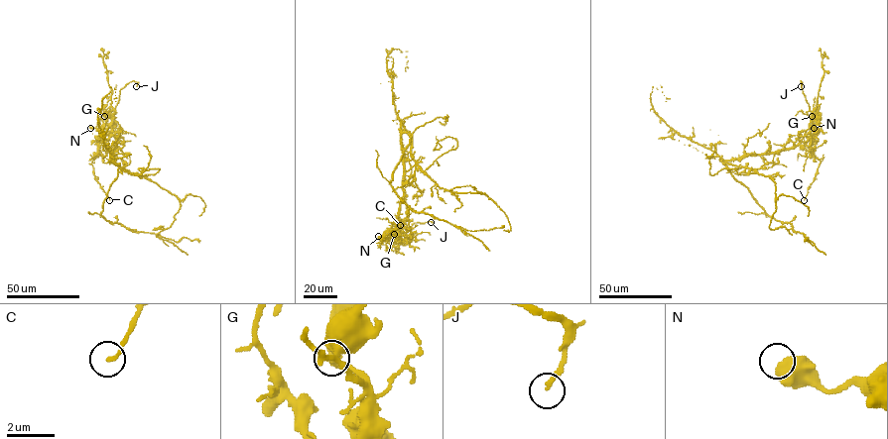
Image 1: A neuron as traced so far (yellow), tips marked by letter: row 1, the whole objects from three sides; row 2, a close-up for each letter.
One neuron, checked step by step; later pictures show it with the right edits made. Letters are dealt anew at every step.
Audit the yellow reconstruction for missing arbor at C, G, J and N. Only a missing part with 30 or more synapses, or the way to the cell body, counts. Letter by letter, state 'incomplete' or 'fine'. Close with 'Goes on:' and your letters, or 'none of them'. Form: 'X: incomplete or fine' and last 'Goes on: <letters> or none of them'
C: fine
G: fine
J: fine
N: fine
Goes on: none of them

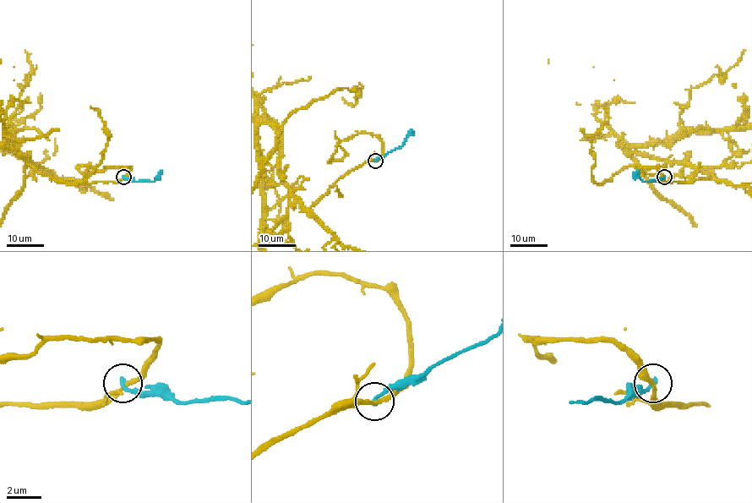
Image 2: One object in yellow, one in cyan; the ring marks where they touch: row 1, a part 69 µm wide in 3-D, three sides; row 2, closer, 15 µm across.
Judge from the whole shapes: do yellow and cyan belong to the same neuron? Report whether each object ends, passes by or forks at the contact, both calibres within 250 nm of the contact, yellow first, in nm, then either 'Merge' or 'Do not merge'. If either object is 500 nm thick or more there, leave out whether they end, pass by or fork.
At the ring yellow passes by. At the ring cyan ends. Thickness 240 nm (yellow) against 280 nm. Do not merge

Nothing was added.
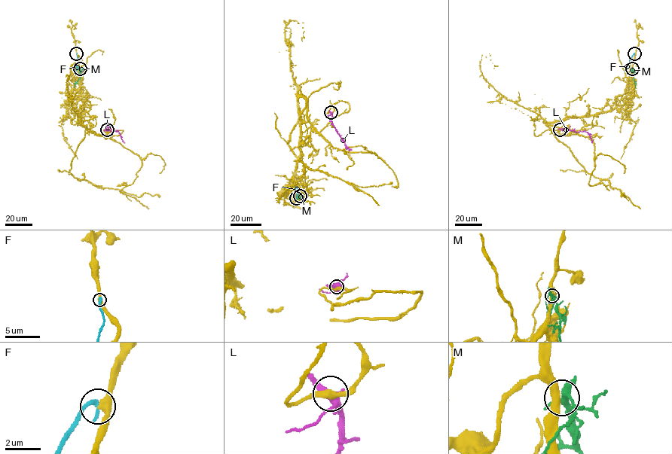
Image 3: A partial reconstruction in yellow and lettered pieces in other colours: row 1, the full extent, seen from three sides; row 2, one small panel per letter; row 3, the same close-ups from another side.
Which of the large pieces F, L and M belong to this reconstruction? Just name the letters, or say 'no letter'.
F

